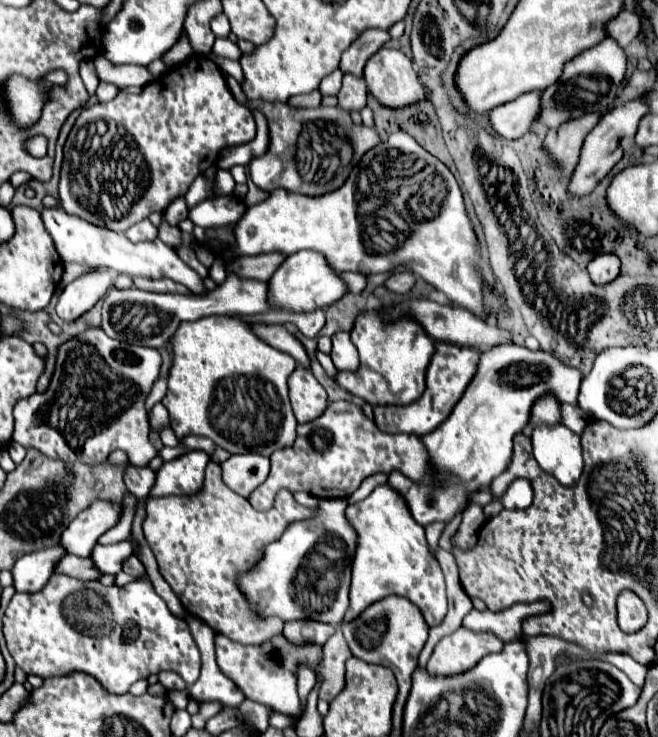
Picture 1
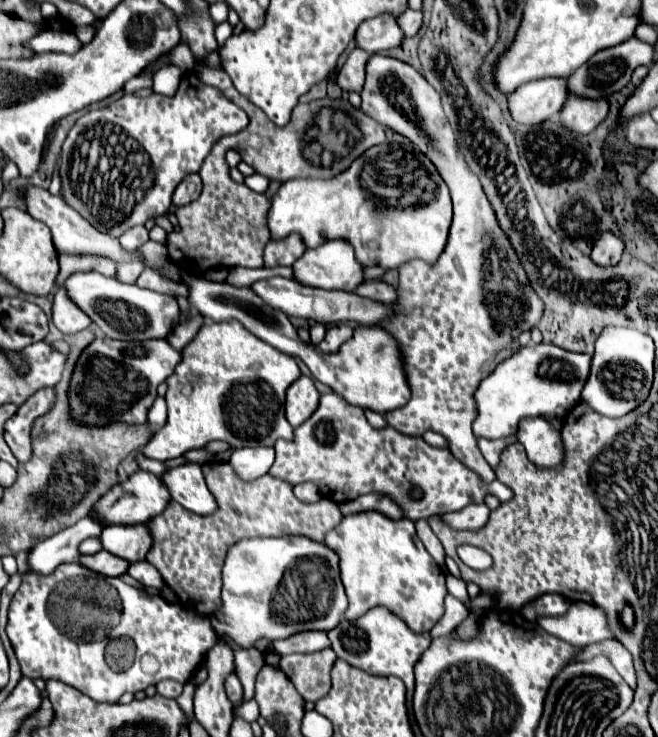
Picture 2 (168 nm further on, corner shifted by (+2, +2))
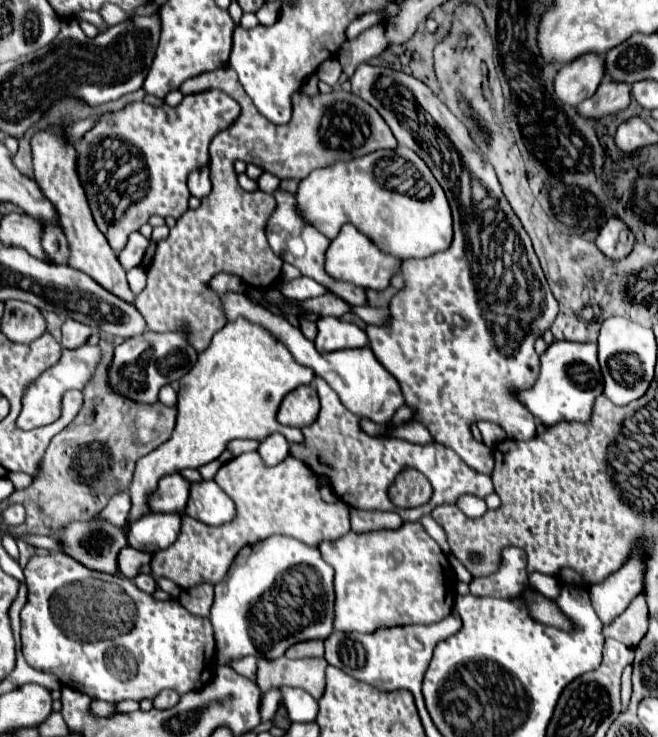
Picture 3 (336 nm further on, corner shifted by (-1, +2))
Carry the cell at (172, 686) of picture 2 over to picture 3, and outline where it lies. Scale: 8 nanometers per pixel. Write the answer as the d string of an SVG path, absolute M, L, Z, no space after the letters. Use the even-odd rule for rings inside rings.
M161 691L159 697L153 699L155 709L171 709L177 703L179 703L179 695L175 691Z

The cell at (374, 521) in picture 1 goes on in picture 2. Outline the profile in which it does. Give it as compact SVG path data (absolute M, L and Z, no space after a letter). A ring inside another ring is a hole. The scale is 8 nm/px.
M376 511L354 513L344 517L336 529L326 533L324 543L340 555L340 575L348 595L346 619L354 621L368 609L384 605L406 619L412 631L424 633L430 631L444 615L444 573L424 549L412 521L392 521Z

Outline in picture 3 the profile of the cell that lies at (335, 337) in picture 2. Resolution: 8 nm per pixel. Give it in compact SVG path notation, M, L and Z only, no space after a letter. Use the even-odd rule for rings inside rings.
M337 317L317 319L317 337L313 343L321 353L339 349L361 349L369 345L367 333L363 329L359 329L355 323L339 321Z

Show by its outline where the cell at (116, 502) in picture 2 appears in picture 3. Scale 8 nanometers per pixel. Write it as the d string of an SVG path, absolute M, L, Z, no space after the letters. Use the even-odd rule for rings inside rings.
M167 475L159 481L157 491L151 495L153 513L181 513L187 505L191 483L183 475Z

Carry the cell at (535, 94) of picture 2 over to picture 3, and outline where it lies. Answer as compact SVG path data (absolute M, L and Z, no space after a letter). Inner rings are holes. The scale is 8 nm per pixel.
M587 53L559 69L553 87L561 101L567 105L579 105L595 93L603 79L603 55Z

